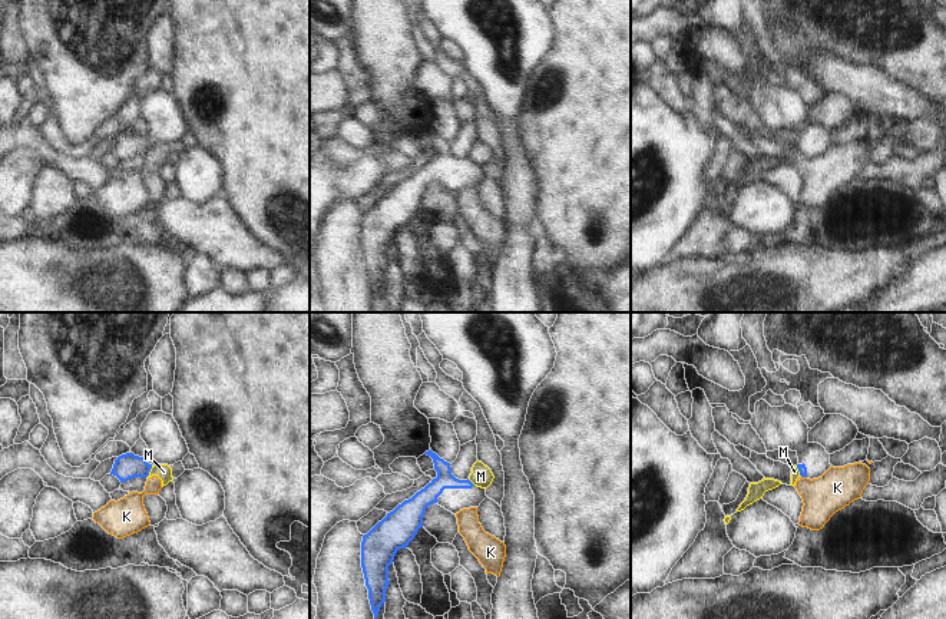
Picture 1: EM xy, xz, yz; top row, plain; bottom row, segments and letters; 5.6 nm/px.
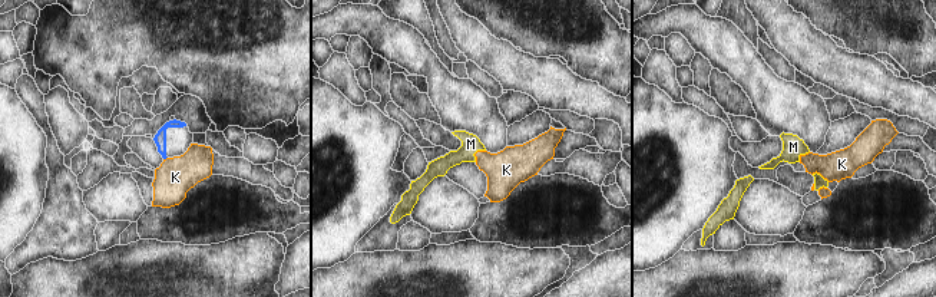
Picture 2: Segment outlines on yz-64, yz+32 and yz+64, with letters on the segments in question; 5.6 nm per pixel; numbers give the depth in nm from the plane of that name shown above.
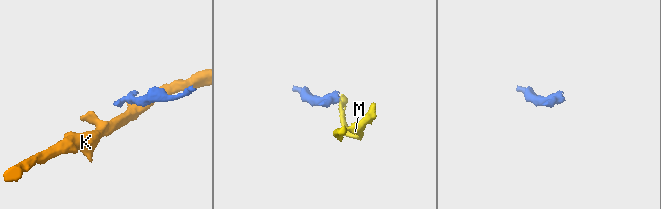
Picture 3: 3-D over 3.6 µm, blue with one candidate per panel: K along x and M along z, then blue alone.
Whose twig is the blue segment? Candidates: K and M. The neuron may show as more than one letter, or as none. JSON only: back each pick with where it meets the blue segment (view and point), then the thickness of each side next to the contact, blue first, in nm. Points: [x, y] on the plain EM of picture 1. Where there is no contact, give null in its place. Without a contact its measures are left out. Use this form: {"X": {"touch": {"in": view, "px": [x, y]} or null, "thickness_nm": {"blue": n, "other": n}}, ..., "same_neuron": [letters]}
{"same_neuron": []}

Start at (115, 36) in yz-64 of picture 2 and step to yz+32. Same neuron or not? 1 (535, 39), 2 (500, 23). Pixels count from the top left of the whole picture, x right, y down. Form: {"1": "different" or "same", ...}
{"1": "same", "2": "same"}

